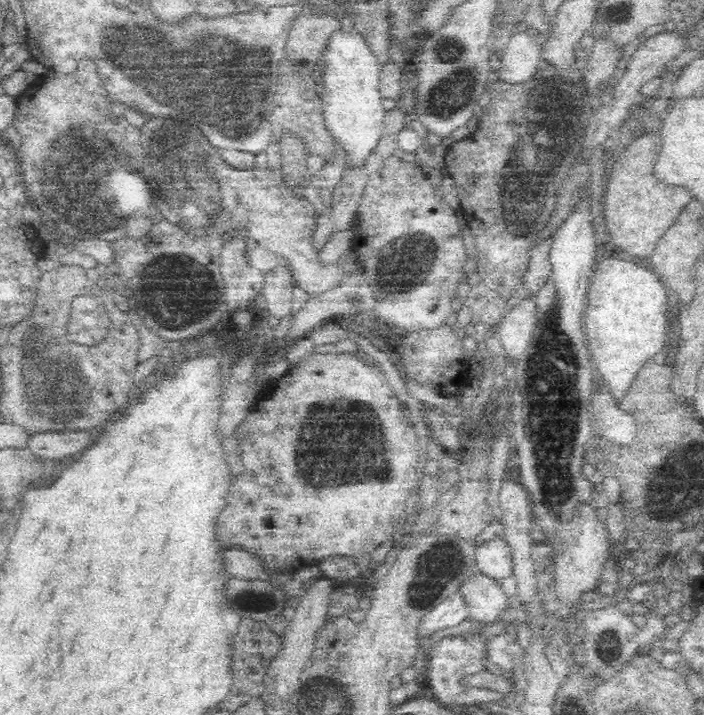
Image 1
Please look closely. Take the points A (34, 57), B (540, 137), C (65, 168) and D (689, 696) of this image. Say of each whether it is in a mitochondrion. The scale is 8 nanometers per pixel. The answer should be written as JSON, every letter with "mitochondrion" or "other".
{"A":"other","B":"mitochondrion","C":"mitochondrion","D":"other"}

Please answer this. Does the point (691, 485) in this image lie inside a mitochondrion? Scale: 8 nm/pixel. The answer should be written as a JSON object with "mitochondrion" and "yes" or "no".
{"mitochondrion":"yes"}

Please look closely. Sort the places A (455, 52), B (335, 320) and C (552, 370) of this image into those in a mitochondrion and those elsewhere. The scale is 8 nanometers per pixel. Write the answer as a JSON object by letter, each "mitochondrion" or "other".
{"A":"mitochondrion","B":"other","C":"mitochondrion"}

